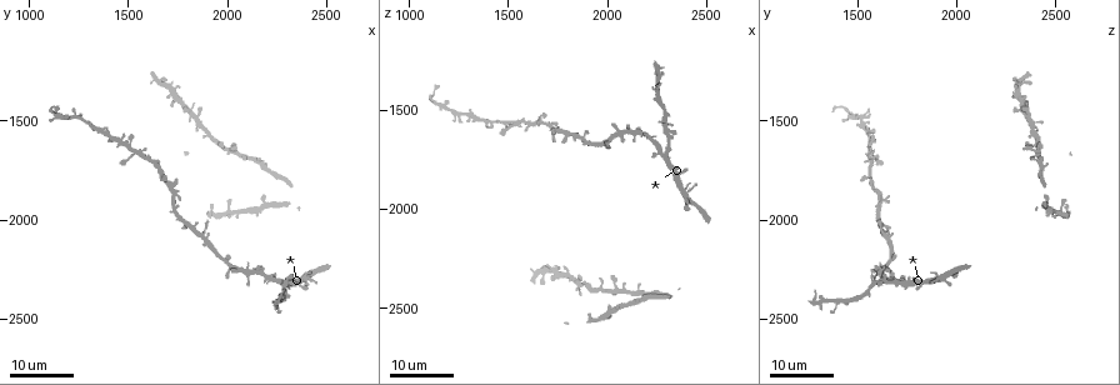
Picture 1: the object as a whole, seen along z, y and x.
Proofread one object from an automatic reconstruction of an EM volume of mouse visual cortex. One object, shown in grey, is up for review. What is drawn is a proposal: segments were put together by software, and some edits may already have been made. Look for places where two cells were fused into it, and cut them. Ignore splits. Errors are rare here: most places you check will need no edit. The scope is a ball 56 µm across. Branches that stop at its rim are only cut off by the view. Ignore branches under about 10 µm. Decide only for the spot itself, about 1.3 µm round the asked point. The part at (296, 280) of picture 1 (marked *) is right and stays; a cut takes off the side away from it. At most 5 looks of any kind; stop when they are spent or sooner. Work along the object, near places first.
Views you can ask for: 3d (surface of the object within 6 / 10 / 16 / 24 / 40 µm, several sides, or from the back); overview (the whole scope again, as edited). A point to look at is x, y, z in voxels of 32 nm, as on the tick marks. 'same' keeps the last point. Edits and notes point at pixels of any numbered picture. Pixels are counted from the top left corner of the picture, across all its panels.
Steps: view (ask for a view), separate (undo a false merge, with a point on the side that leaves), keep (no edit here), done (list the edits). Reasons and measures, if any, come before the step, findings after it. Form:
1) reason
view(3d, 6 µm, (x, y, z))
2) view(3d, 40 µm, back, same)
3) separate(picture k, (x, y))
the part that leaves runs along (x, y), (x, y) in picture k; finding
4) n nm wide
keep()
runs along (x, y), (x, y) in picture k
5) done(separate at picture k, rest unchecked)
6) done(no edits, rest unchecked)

arms part here
view(3d, 16 µm, (2300, 2320, 1730))

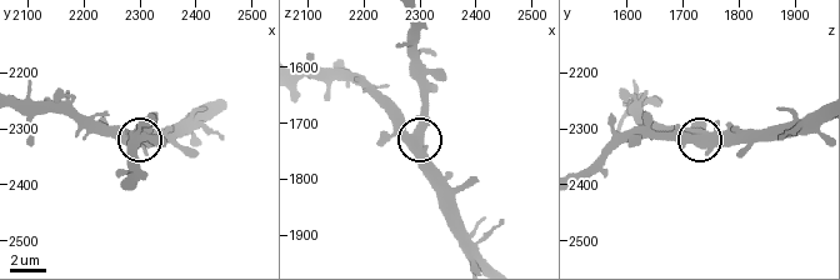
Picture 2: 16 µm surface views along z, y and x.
view(3d, 6 µm, (2280, 2325, 1725))

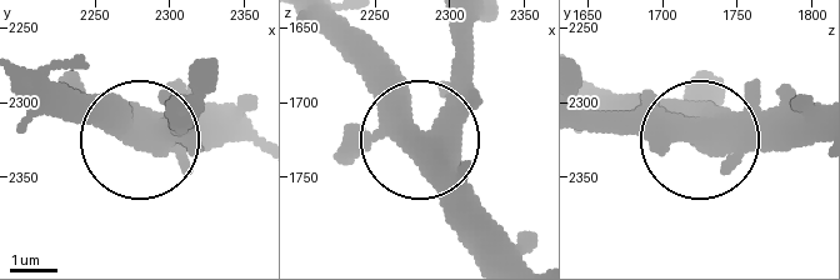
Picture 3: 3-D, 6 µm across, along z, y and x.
keep()
runs along (816, 109), (736, 118), (701, 136), (581, 129) in picture 3; all the same cell

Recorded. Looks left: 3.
side arm on a straight run
view(3d, 24 µm, (1280, 1490, 1530))

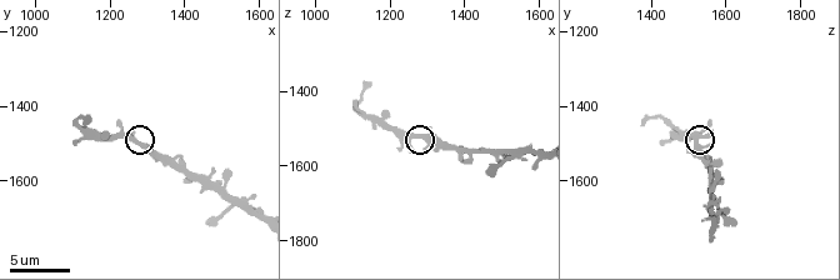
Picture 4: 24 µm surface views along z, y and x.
view(3d, 10 µm, (1270, 1500, 1530))

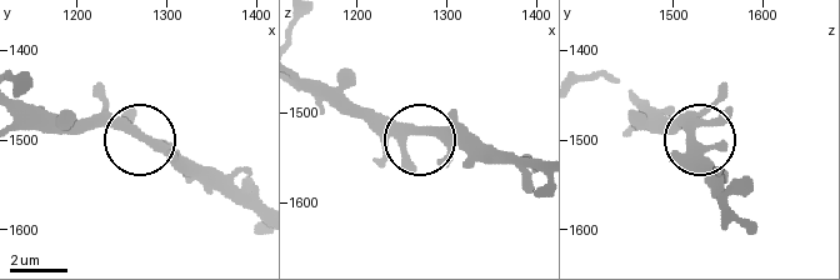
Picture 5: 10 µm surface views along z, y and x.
zoom in
view(3d, 6 µm, (1270, 1495, 1520))

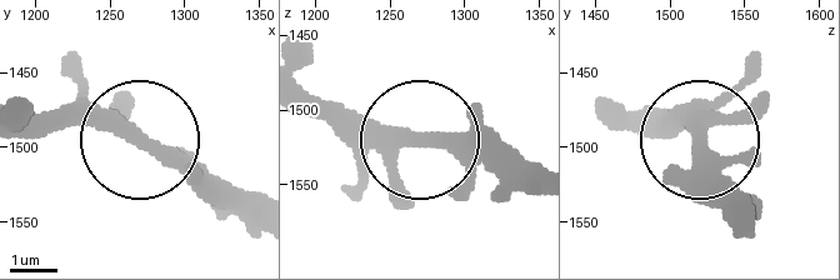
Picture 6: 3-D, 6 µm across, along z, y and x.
3 arms
keep()
runs along (536, 196), (464, 156), (313, 113) in picture 6; all the same cell

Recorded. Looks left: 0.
done(no edits, rest unchecked)

